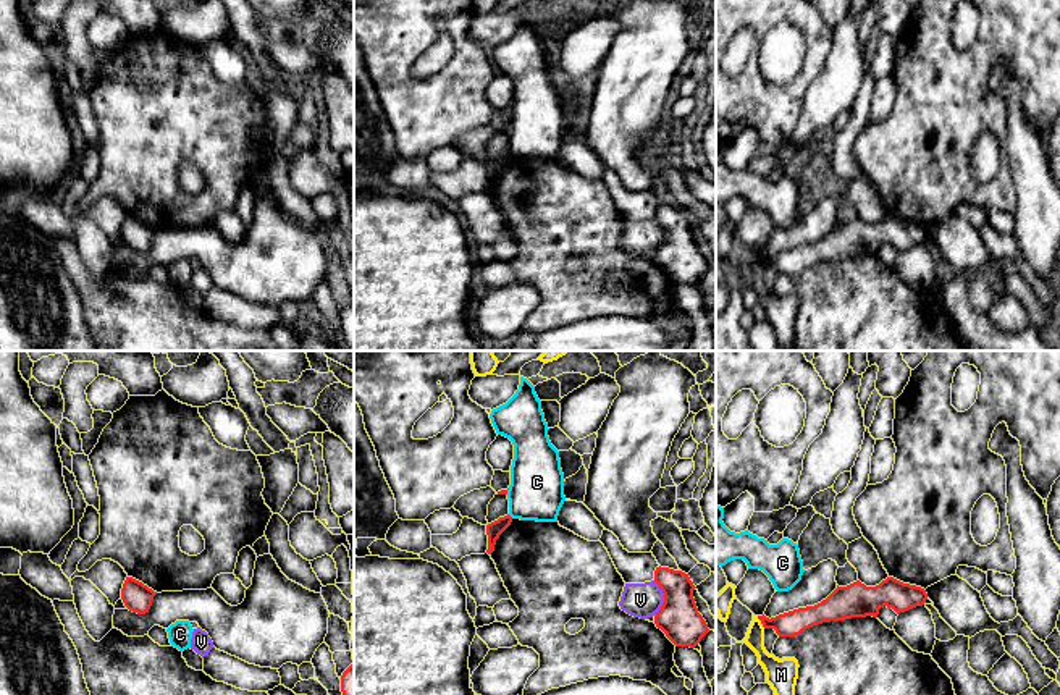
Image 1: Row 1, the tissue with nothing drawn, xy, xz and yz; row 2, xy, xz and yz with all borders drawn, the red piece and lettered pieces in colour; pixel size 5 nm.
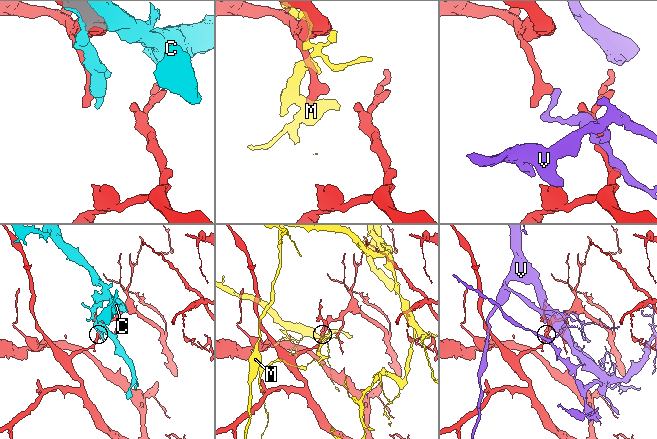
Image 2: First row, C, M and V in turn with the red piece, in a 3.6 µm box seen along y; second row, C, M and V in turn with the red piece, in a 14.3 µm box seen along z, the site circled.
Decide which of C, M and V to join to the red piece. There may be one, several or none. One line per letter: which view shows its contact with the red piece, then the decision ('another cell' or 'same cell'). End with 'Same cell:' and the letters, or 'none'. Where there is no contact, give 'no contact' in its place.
C: contact in xz; another cell
M: contact in yz; another cell
V: contact in xz; another cell
Same cell: none

